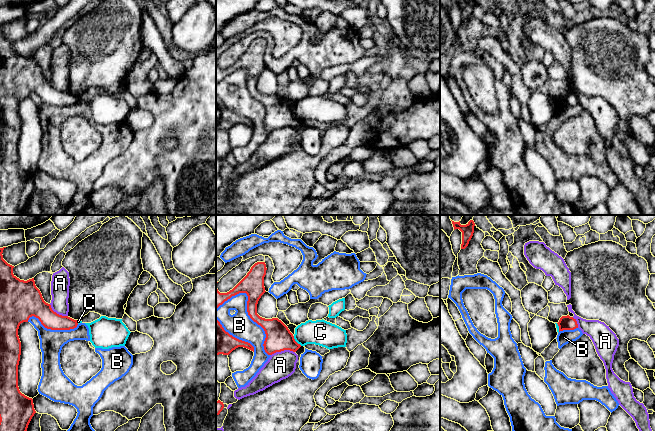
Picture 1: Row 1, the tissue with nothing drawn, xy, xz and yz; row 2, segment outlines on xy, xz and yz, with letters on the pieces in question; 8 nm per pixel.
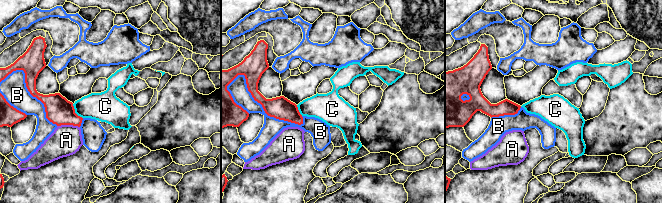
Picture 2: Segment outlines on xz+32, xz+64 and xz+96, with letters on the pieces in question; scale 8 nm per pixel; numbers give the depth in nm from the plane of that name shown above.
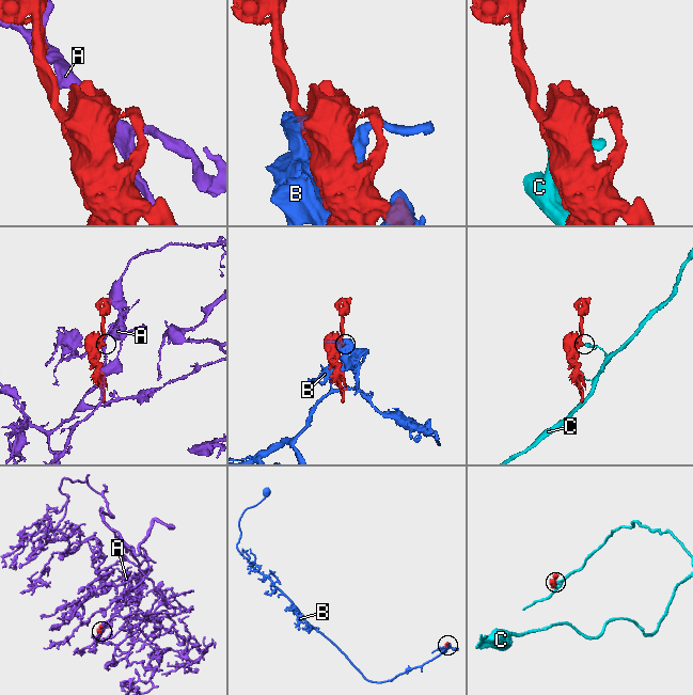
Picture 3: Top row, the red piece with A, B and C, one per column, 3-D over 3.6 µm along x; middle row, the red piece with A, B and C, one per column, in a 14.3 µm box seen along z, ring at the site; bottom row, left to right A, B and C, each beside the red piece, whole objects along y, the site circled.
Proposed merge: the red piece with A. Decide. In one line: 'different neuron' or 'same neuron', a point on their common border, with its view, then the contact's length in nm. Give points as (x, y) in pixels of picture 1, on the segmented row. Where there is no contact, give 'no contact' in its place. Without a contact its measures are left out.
different neuron; meets red in xz at (282, 350); contact 190 nm long

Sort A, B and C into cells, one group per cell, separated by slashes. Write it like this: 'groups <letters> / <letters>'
groups A / B / C

